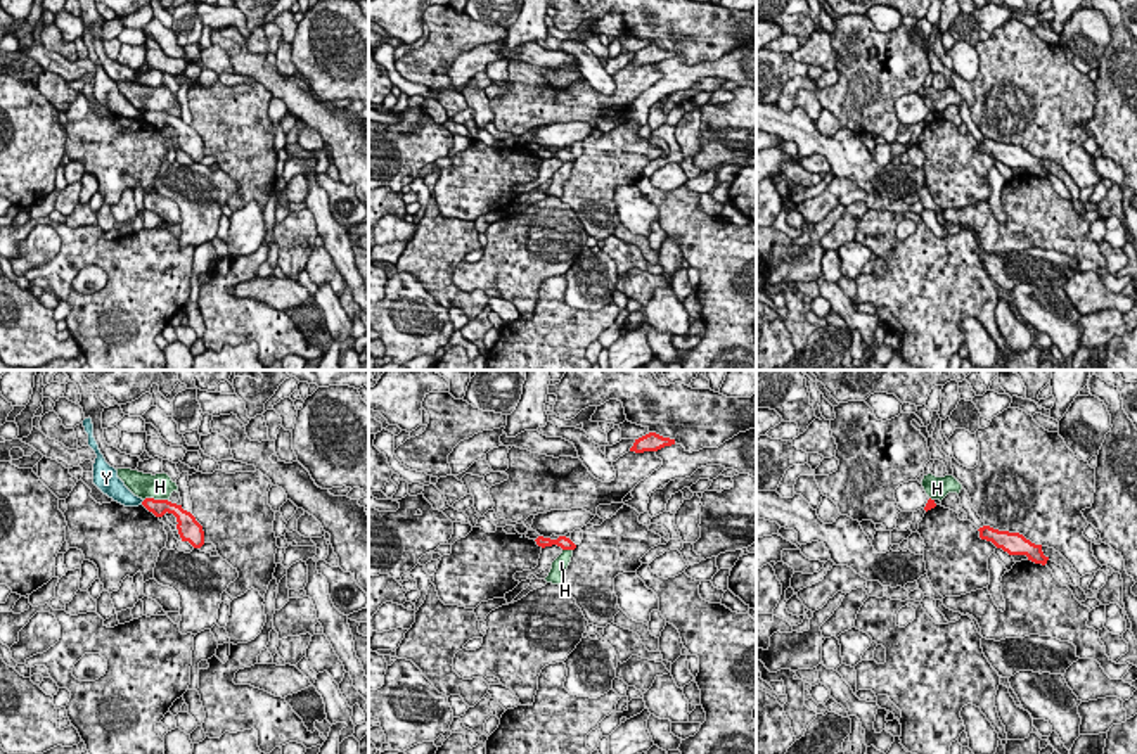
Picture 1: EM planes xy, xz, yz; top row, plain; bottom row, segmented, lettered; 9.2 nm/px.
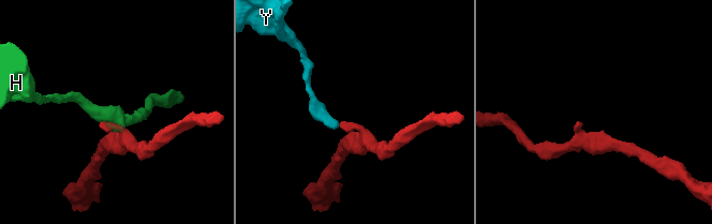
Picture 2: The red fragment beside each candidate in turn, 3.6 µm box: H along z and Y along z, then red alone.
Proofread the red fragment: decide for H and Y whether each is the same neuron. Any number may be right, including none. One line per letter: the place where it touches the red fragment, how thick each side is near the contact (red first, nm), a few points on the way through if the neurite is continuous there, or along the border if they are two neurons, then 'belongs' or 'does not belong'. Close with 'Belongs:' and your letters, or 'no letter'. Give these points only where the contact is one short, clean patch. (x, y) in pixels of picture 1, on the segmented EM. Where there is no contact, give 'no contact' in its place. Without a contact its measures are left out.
H: meets red in xy at (153, 498); 160 nm thick on the red side, 240 nm on the other; does not belong
Y: meets red in xy at (142, 502); 160 nm thick on the red side, 180 nm on the other; border along xy (144, 500), (141, 504); does not belong
Belongs: no letter

